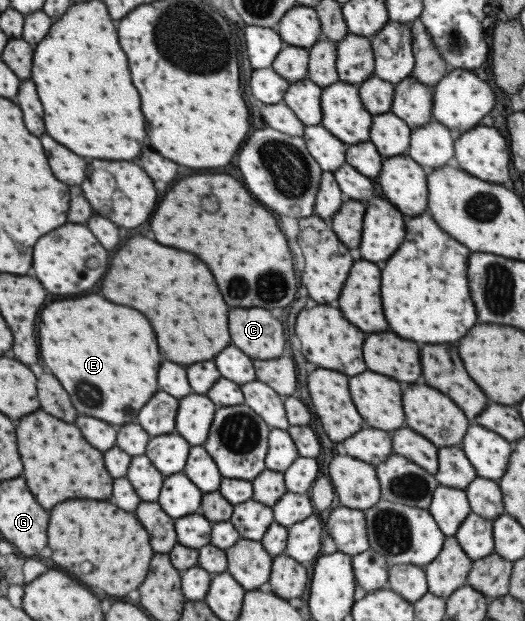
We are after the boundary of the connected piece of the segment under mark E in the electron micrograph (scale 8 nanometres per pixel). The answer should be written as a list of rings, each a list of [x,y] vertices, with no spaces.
[[[95,294],[81,296],[75,300],[53,302],[39,312],[37,342],[39,342],[39,354],[43,358],[43,364],[63,384],[73,408],[85,416],[93,416],[109,424],[135,422],[139,408],[157,390],[155,374],[159,366],[159,352],[157,352],[155,336],[145,316],[141,316],[133,308],[111,304]]]

